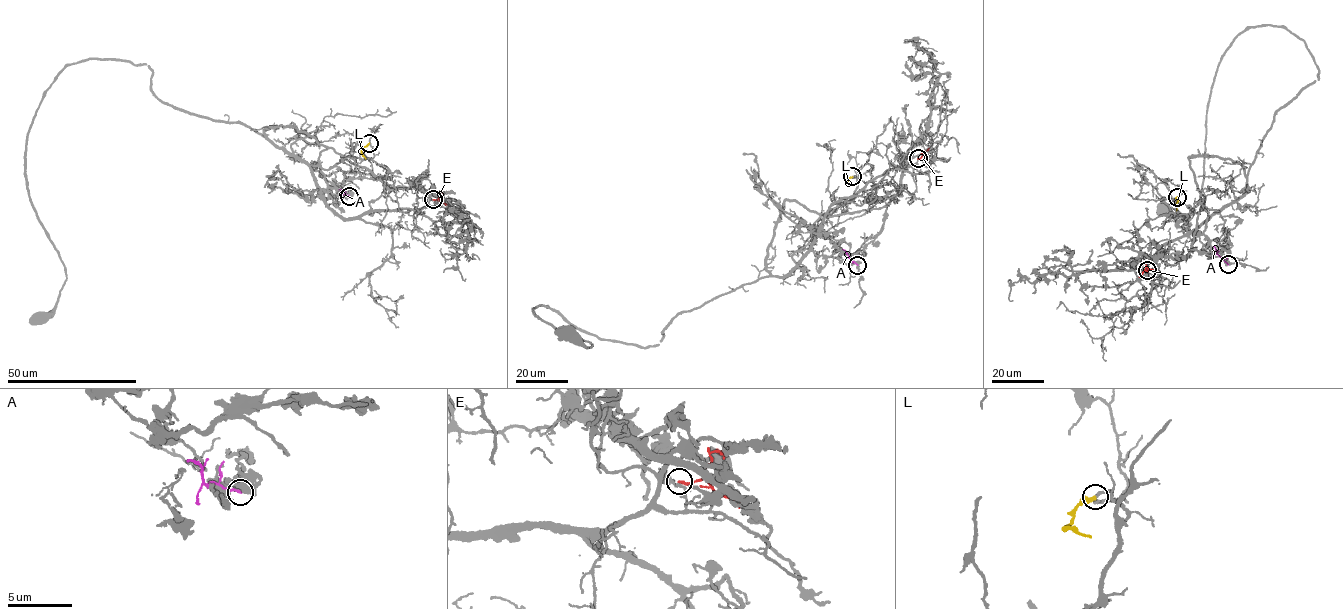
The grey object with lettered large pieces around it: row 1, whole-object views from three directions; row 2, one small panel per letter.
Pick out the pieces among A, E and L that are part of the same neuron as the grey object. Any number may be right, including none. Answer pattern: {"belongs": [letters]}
{"belongs": []}

